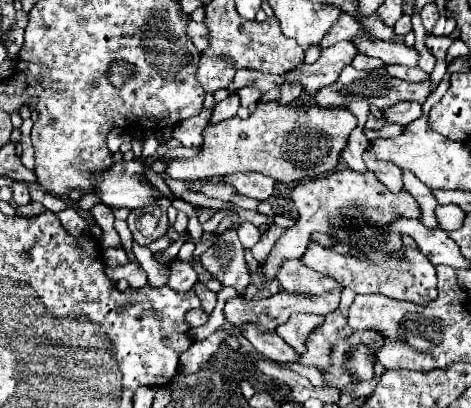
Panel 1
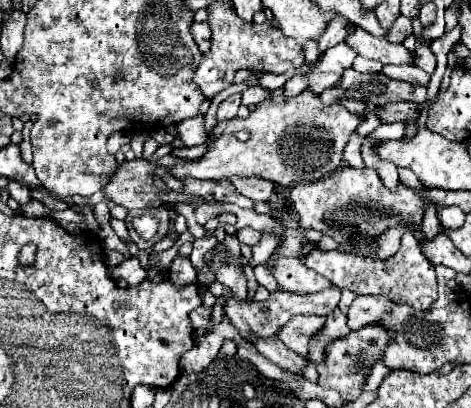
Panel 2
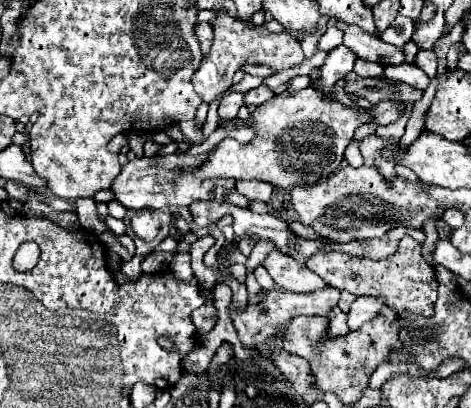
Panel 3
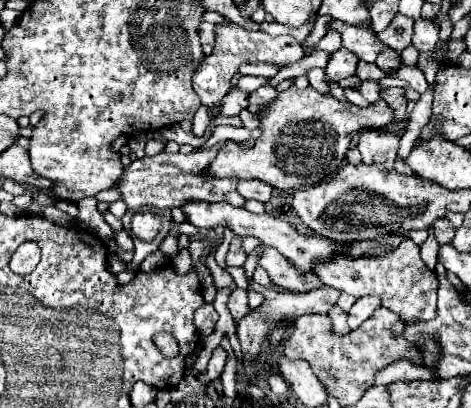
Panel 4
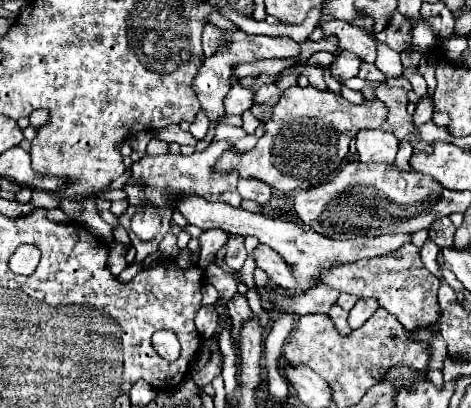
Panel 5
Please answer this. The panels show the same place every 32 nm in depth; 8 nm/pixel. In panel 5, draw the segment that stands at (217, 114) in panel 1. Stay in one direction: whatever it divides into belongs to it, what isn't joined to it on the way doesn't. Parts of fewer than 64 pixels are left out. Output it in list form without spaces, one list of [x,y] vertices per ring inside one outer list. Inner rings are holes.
[[[236,82],[228,96],[224,98],[224,106],[228,114],[242,114],[254,106],[254,88],[244,88],[240,82]]]

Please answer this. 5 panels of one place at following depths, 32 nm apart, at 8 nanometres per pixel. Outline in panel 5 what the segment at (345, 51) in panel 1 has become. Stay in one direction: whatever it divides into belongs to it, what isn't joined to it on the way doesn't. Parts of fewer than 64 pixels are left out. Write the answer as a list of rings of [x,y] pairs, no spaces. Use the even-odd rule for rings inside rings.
[[[342,52],[340,56],[336,56],[336,60],[334,60],[334,64],[330,66],[330,70],[332,70],[332,76],[334,76],[336,80],[348,80],[348,78],[358,76],[360,64],[362,64],[362,60],[360,60],[356,54]]]

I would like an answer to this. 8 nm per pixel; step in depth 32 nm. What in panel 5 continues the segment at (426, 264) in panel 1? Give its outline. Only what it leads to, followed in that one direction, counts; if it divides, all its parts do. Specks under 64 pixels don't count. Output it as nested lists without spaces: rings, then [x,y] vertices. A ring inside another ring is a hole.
[[[404,244],[404,248],[400,248],[388,256],[380,256],[380,258],[372,258],[372,260],[358,260],[356,264],[342,264],[340,268],[330,268],[328,272],[324,272],[324,284],[328,284],[330,288],[336,288],[340,292],[354,294],[360,300],[368,300],[368,298],[378,300],[378,306],[386,308],[392,316],[396,316],[408,332],[428,328],[432,352],[426,378],[436,388],[444,386],[442,366],[444,366],[444,358],[448,356],[448,348],[444,344],[444,338],[440,336],[440,330],[436,328],[436,322],[440,318],[440,306],[436,300],[440,280],[424,268],[424,264],[420,260],[420,250],[414,244]]]

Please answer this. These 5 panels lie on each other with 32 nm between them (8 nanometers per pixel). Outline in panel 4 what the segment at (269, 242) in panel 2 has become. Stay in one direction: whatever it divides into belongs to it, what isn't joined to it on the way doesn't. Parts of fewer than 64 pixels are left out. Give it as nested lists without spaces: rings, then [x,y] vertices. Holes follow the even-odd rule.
[[[259,245],[253,252],[251,252],[245,261],[244,264],[244,274],[246,274],[246,280],[250,282],[252,280],[253,273],[258,266],[258,258],[261,251],[261,245]]]

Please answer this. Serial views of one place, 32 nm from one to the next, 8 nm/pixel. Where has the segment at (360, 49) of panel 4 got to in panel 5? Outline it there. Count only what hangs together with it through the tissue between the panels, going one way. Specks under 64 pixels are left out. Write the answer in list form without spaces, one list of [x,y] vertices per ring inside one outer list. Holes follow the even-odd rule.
[[[332,20],[332,22],[320,22],[320,30],[324,38],[336,36],[338,38],[338,48],[334,54],[340,52],[352,52],[360,56],[364,62],[374,62],[376,60],[376,42],[368,38],[366,30],[350,26],[348,22],[342,20]]]

